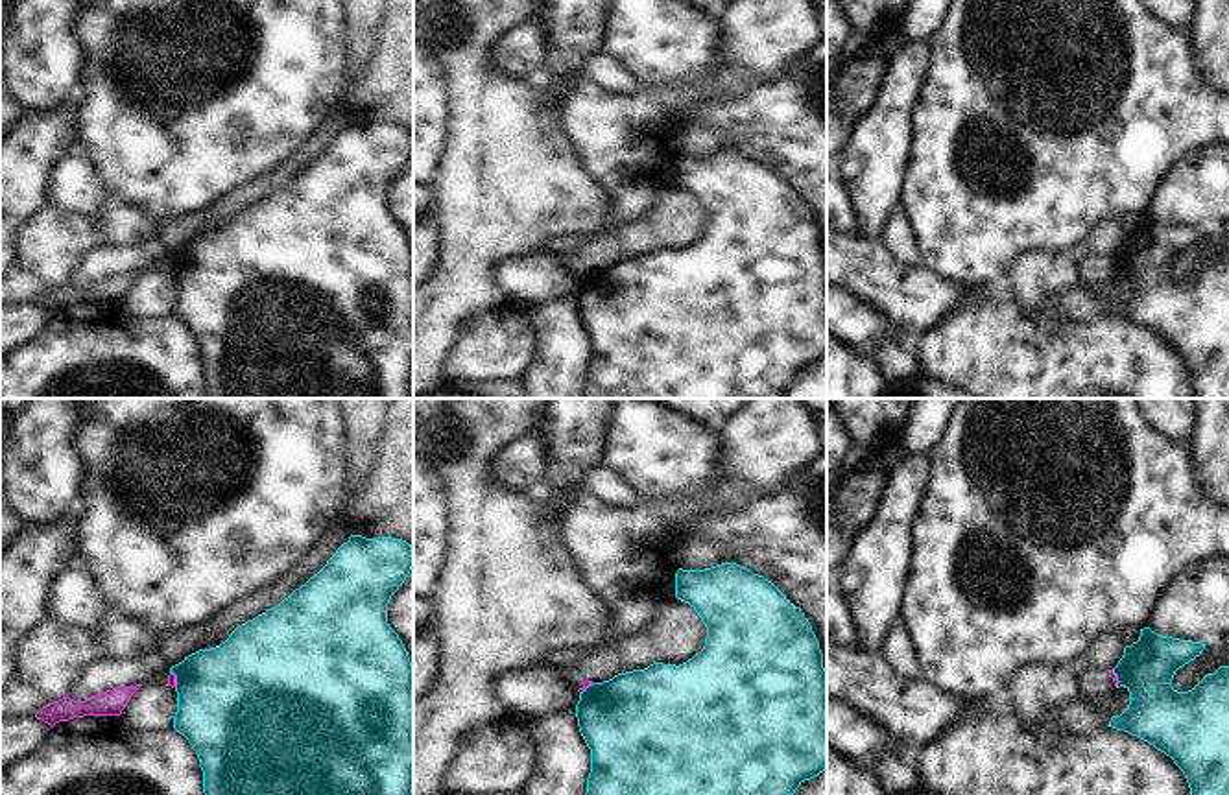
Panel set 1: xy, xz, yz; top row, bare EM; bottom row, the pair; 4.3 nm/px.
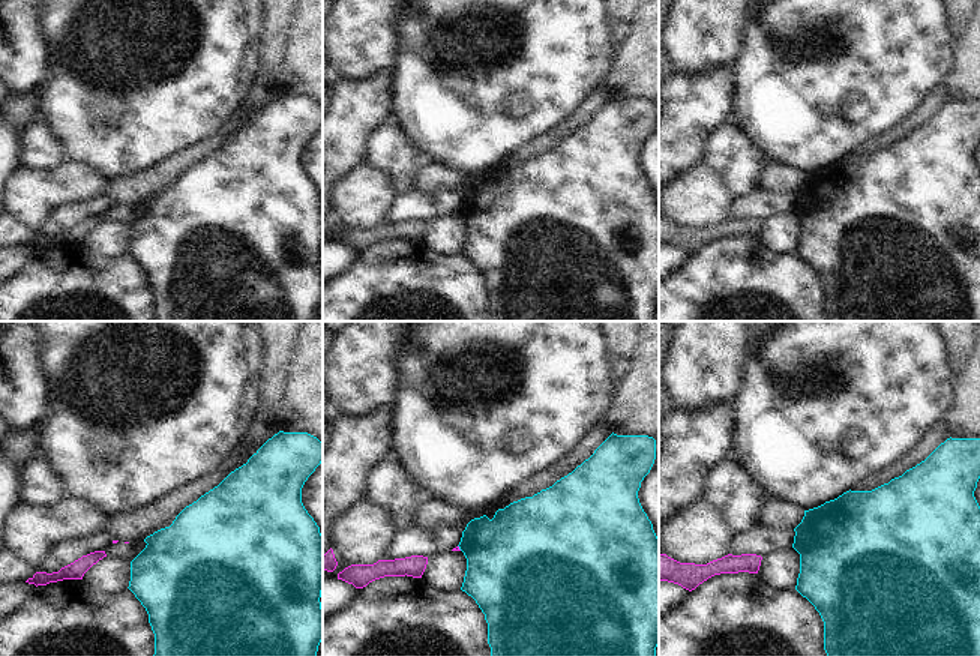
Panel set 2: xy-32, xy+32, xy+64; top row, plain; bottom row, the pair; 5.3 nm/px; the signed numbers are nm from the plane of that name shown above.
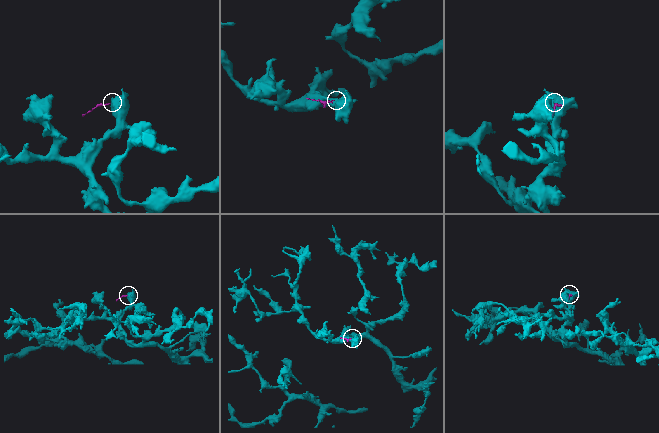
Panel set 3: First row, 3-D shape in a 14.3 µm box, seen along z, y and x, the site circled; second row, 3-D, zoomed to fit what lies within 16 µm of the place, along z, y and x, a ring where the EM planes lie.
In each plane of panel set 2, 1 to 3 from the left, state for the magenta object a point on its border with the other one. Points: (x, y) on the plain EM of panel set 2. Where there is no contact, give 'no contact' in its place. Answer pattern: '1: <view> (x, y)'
1: no contact
2: xy+32 (459, 212)
3: no contact

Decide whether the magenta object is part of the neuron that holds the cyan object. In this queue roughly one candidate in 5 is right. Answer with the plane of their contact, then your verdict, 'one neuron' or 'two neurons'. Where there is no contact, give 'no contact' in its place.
contact in yz; two neurons

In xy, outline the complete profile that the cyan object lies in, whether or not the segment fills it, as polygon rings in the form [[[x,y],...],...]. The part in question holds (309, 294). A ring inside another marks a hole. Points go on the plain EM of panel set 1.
[[[351,122],[327,151],[279,192],[238,212],[225,229],[199,236],[170,255],[175,262],[173,315],[183,321],[203,358],[205,398],[410,398],[413,387],[413,251],[388,210],[388,190],[413,155],[413,133],[402,125]]]

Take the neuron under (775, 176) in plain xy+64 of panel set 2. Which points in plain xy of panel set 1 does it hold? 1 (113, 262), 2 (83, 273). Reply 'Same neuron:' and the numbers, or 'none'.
Same neuron: none

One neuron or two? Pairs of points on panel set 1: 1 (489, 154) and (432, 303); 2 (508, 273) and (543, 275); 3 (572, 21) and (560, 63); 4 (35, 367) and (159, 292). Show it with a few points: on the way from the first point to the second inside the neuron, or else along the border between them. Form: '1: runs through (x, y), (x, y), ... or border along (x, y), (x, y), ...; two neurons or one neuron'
1: runs through (489, 190), (489, 211), (475, 237), (465, 266); one neuron
2: runs through (517, 275), (534, 275); one neuron
3: runs through (572, 32), (567, 52); one neuron
4: border along (117, 303), (124, 314), (144, 320), (167, 314); two neurons

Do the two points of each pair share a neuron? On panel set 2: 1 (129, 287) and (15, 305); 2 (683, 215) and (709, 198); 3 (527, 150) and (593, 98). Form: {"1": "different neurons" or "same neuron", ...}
{"1": "same neuron", "2": "same neuron", "3": "same neuron"}

